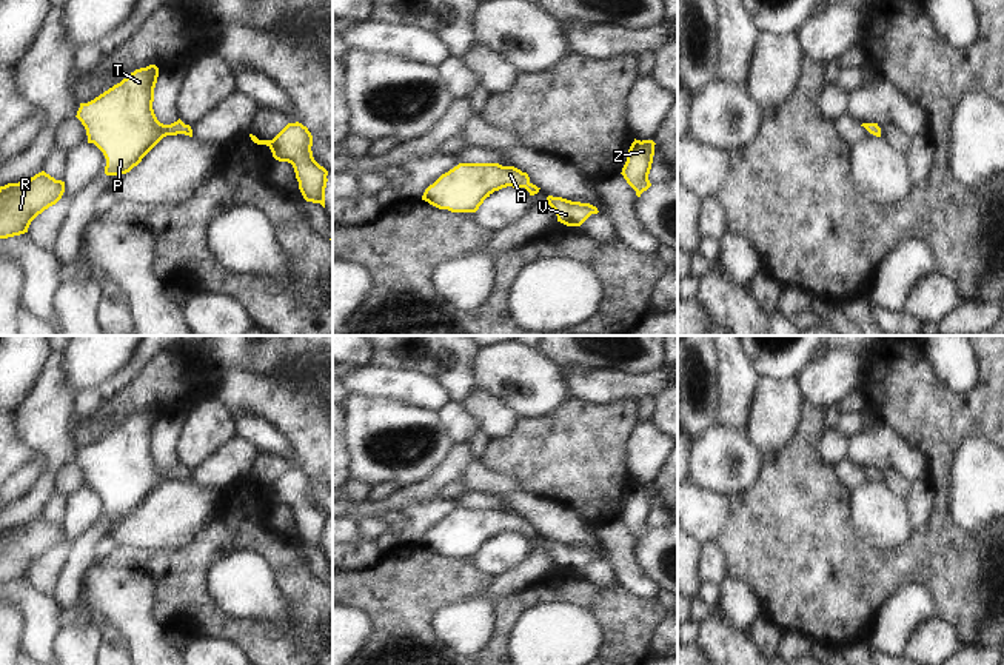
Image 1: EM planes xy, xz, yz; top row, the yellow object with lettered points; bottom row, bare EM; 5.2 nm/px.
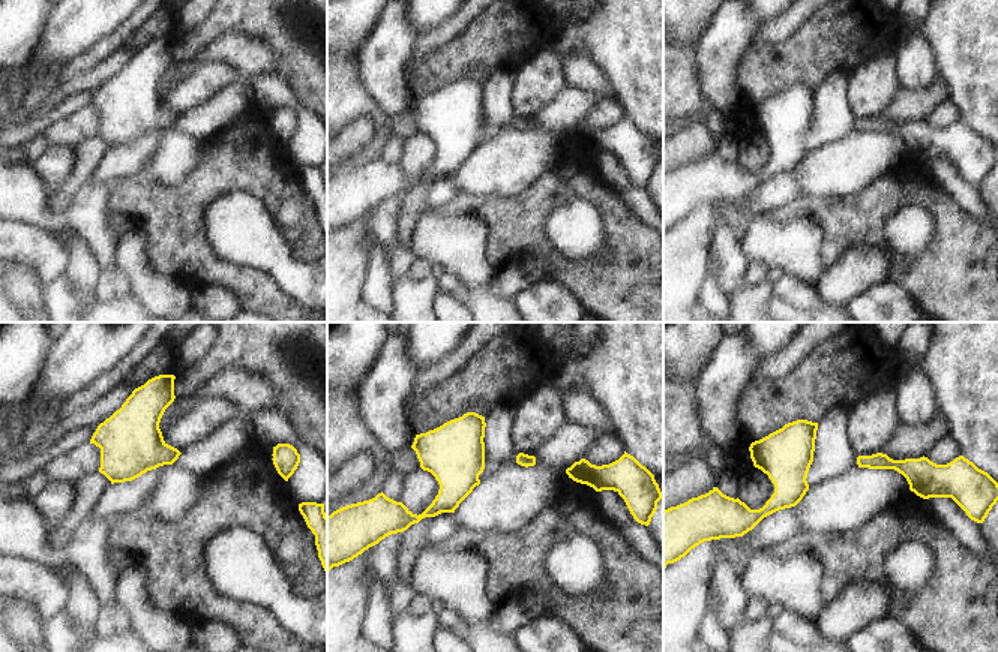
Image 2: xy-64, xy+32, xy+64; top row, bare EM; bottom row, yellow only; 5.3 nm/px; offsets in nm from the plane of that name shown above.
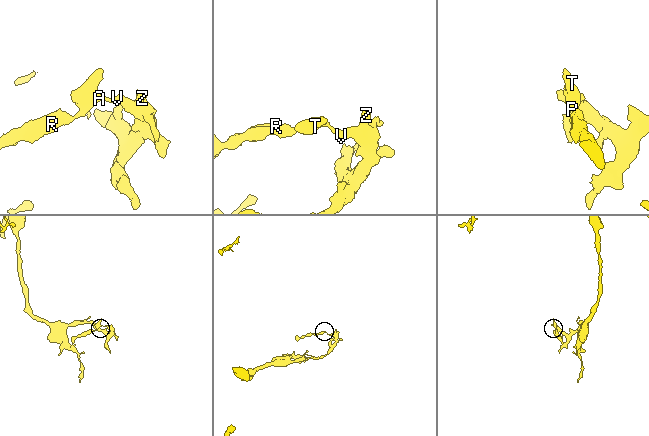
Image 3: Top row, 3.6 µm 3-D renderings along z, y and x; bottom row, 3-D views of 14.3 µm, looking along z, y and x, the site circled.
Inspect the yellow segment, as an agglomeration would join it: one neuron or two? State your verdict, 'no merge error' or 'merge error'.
no merge error

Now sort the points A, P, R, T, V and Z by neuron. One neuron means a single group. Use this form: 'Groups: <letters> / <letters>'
Groups: A P R T V Z

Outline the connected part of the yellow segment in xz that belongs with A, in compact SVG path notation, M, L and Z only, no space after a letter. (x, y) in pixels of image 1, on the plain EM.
M459 508L430 530L422 545L451 557L476 557L487 542L507 531L525 533L530 540L540 534L514 511Z

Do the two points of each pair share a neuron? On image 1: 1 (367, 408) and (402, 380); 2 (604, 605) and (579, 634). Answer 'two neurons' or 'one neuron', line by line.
1: two neurons
2: two neurons

